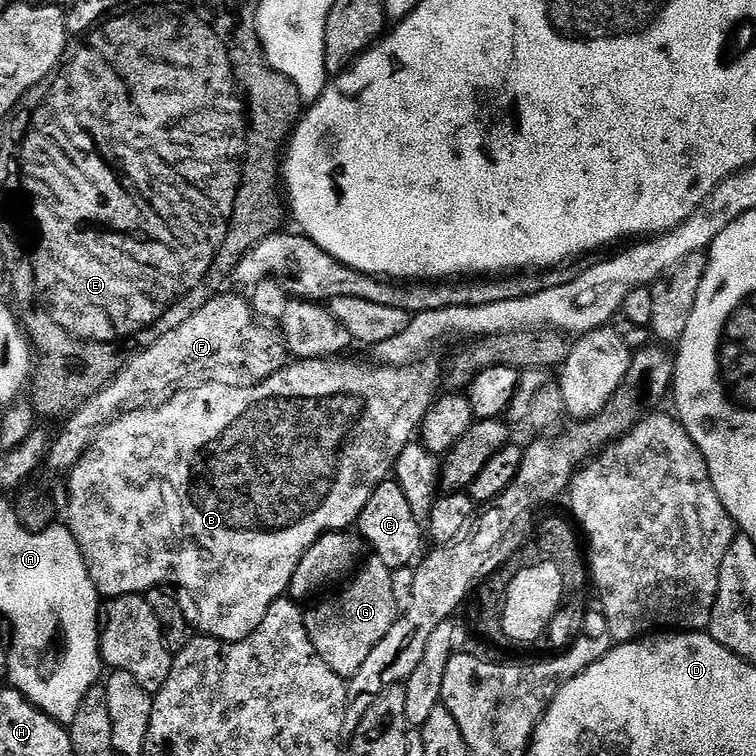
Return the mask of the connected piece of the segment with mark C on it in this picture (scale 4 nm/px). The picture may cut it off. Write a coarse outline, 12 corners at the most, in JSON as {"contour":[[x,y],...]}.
{"contour":[[395,478],[370,494],[358,532],[390,569],[415,565],[424,540]]}

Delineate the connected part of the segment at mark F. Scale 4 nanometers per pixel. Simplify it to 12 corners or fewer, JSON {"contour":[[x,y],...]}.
{"contour":[[213,296],[63,423],[61,474],[124,412],[197,378],[249,388],[289,363],[245,297]]}

